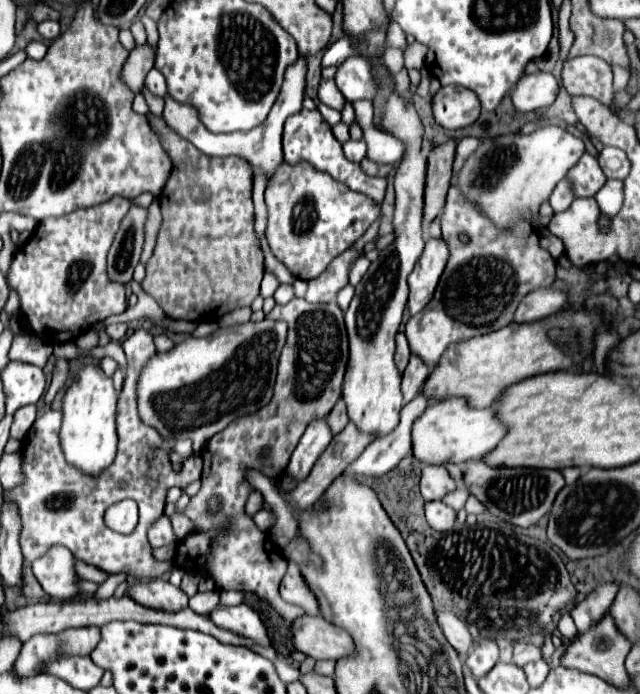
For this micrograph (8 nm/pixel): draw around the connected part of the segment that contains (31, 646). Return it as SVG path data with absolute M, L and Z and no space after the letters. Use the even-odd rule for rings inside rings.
M100 627L68 629L64 633L40 633L22 643L22 651L14 663L18 677L44 673L44 665L60 655L90 655L100 641Z

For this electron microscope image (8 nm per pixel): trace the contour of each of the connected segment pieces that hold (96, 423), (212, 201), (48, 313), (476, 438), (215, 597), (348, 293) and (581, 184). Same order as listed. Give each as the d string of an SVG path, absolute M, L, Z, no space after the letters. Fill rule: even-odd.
M92 363L78 369L76 379L62 397L62 413L64 413L60 431L62 451L66 455L66 461L76 465L86 475L102 473L116 457L116 445L118 445L116 423L114 423L116 399L118 395L114 391L112 379L98 365Z
M150 117L150 125L152 129L156 131L156 135L160 137L160 143L164 147L164 151L170 155L172 163L174 163L174 169L162 189L162 195L160 195L160 207L162 207L162 227L160 227L160 233L158 233L158 241L156 241L156 249L150 257L150 261L146 263L146 277L142 279L142 291L148 293L150 297L154 297L158 301L158 305L164 309L164 313L172 319L186 319L186 321L196 321L196 323L202 323L202 321L218 321L222 315L226 315L228 311L232 309L238 309L238 307L250 307L250 303L258 297L260 293L260 281L262 281L262 275L264 275L264 253L262 249L256 245L256 233L254 233L254 205L252 205L252 165L248 165L248 161L244 159L238 159L238 157L208 157L204 153L200 153L194 145L190 145L188 141L184 141L180 135L172 133L172 129L158 117Z
M112 197L104 205L76 209L64 217L48 217L16 251L8 283L18 291L20 313L36 337L52 345L74 341L94 323L126 311L124 287L108 281L106 255L128 209L128 199Z
M446 399L428 405L412 425L412 455L420 463L446 465L482 459L504 437L506 429L496 421L494 409L470 409L464 399Z
M210 591L210 593L196 593L192 599L190 599L190 607L196 611L196 613L202 613L202 615L208 615L220 601L220 591Z
M348 283L344 289L340 289L340 293L338 293L338 297L336 297L336 301L338 301L338 305L340 305L340 309L342 309L342 311L346 311L346 309L348 309L348 305L350 305L352 297L354 297L354 287Z
M584 153L584 157L578 161L574 169L568 171L568 179L574 183L574 193L576 197L594 197L600 187L606 183L606 177L590 153Z

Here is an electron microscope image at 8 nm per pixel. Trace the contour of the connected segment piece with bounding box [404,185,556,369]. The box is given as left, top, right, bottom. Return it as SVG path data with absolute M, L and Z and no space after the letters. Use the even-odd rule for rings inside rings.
M454 185L446 195L442 211L442 239L450 247L450 261L440 277L434 299L416 317L410 317L404 329L412 353L420 355L430 369L450 343L506 327L518 303L532 289L550 287L556 279L556 261L540 247L532 225L520 223L514 231L496 229L472 203L464 201ZM458 233L466 233L470 243L460 243Z

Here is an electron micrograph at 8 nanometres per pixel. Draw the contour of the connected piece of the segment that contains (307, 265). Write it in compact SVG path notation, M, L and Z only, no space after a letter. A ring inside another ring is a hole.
M308 161L300 165L280 165L276 177L266 187L268 205L268 229L266 237L272 253L296 279L318 277L334 257L344 253L366 229L378 219L380 205L372 197L348 189L344 183L312 169Z

